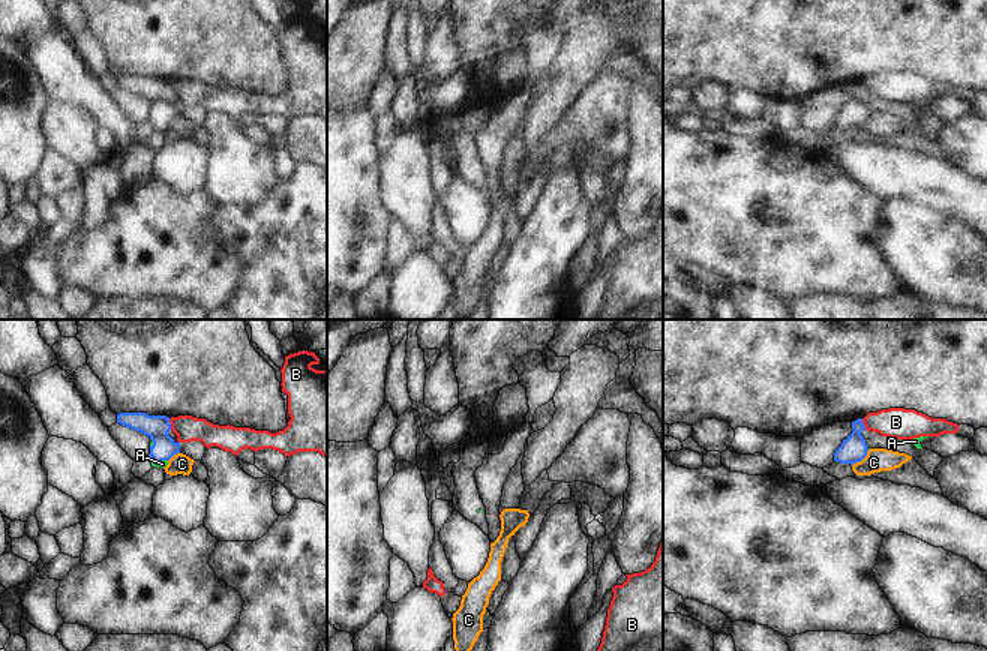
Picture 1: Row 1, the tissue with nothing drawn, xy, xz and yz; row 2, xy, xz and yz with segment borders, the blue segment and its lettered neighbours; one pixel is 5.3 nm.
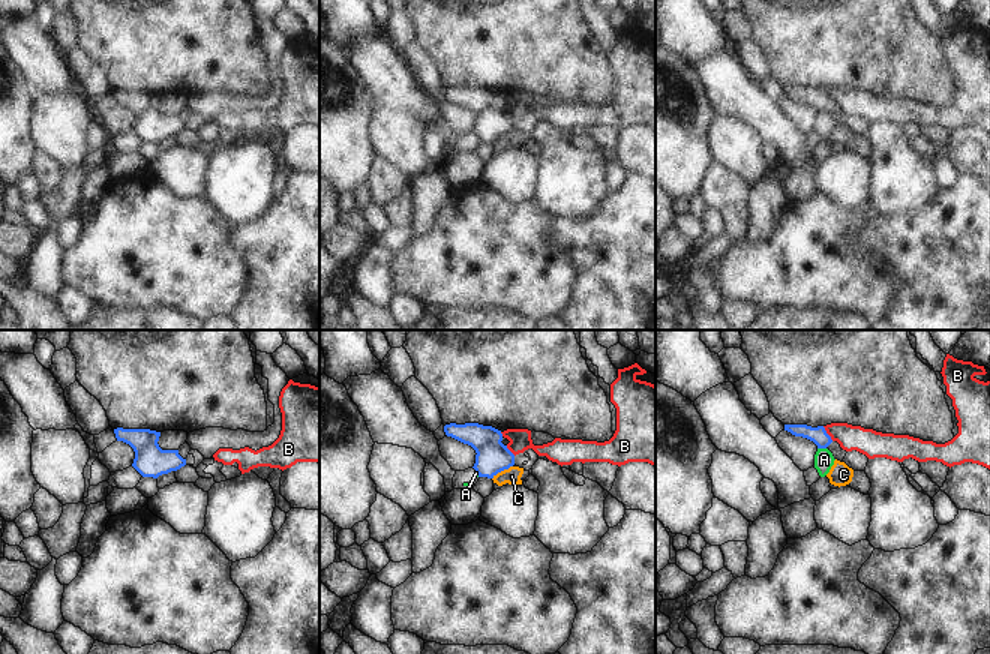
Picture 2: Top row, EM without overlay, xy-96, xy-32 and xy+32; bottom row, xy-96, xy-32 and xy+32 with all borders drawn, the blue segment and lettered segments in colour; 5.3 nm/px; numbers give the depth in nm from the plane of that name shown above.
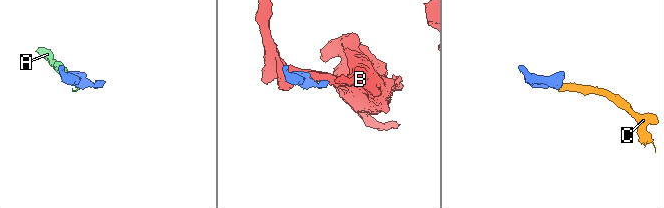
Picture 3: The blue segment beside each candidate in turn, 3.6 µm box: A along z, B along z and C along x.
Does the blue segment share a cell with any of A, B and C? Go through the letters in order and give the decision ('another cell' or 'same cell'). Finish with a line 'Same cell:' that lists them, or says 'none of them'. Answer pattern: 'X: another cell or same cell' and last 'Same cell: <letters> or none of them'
A: same cell
B: another cell
C: another cell
Same cell: A

